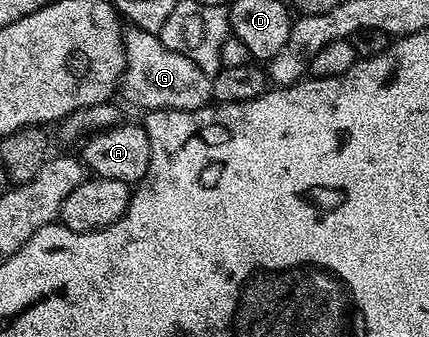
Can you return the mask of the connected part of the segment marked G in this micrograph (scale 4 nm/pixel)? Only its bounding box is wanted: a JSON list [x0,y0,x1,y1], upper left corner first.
[119,26,213,110]

